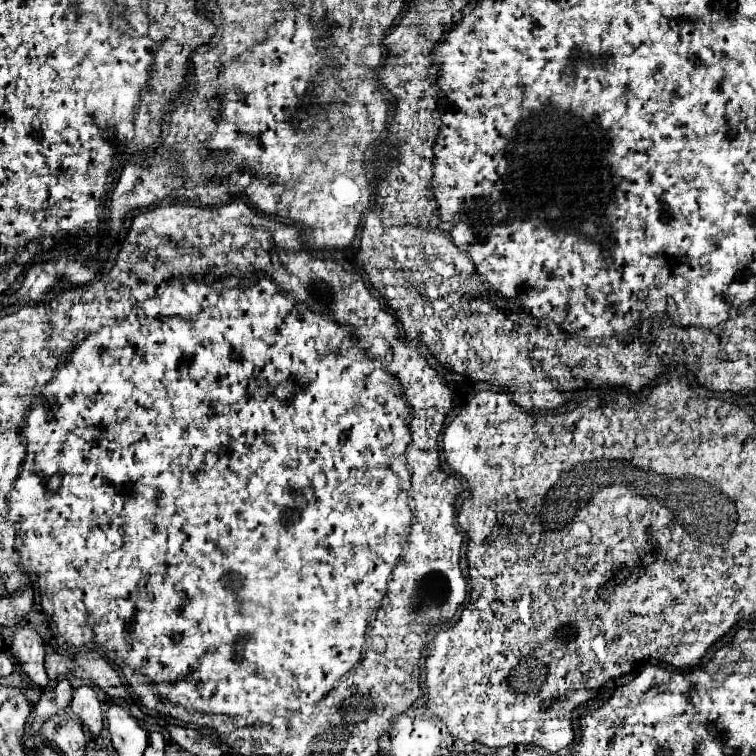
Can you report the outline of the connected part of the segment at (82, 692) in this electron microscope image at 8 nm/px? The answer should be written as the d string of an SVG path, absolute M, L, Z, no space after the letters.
M91 686L77 688L73 694L71 712L89 728L91 734L99 734L103 730L103 712L95 688Z

